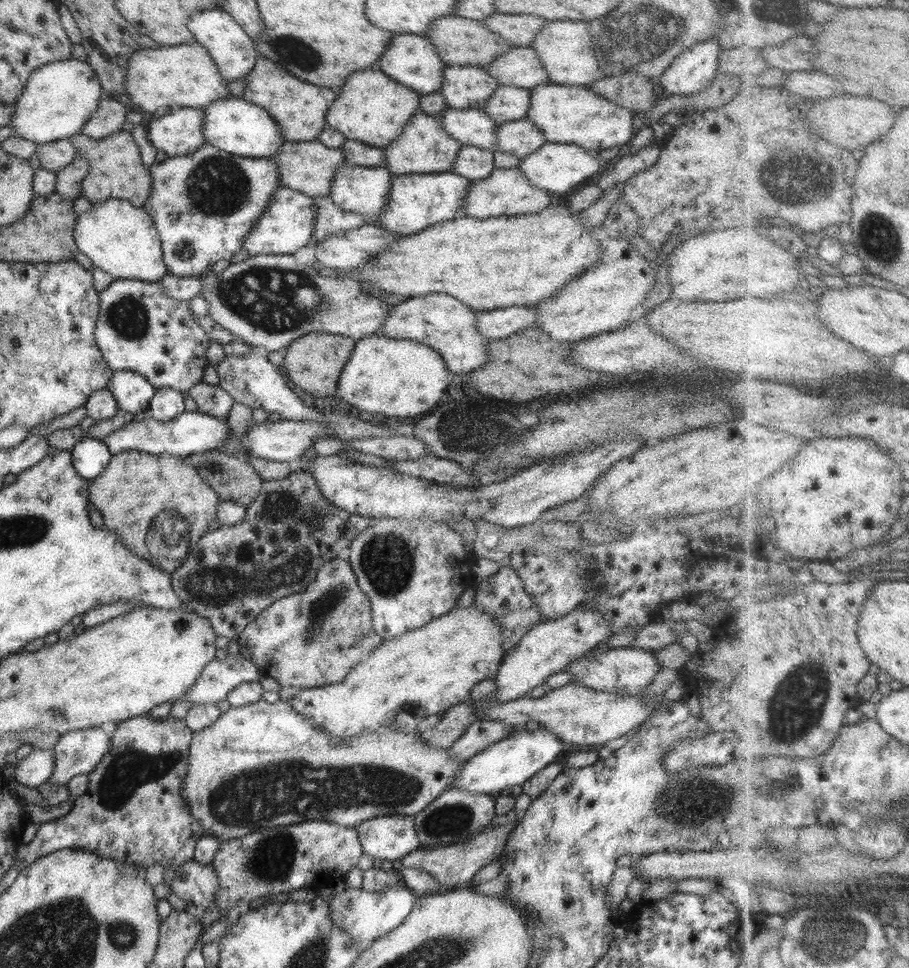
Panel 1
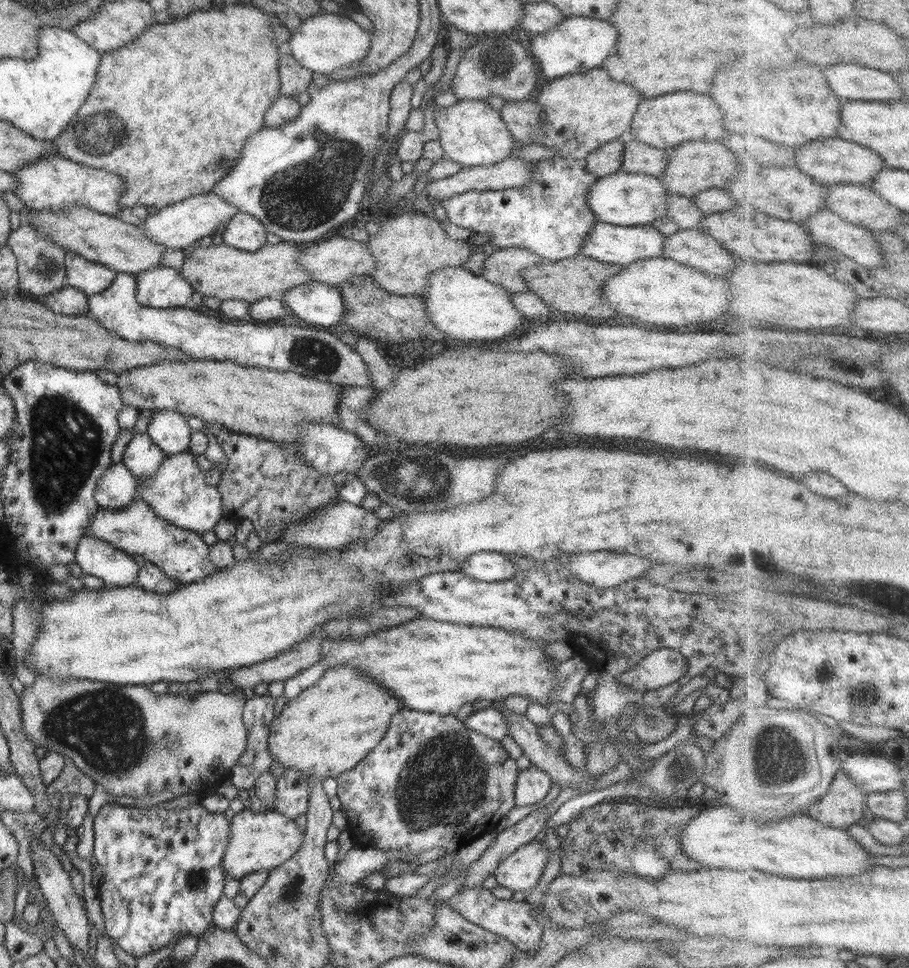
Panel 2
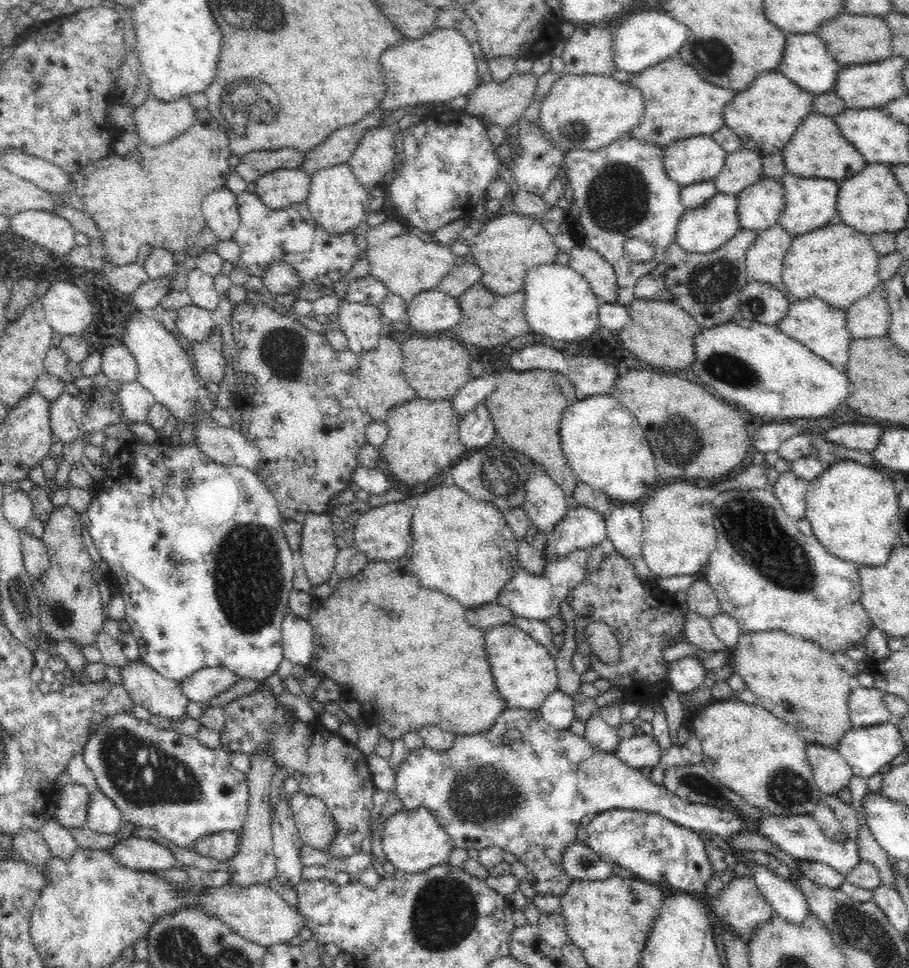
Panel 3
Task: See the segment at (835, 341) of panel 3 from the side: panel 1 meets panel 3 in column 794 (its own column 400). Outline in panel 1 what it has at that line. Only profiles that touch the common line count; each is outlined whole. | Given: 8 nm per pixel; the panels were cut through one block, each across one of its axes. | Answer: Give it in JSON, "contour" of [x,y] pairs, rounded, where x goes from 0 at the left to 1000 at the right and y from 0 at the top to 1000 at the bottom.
{"contour":[[[493,305],[450,307],[430,318],[417,345],[425,349],[449,350],[472,357],[488,371],[495,384],[513,388],[536,373],[536,355],[539,353],[525,342],[523,322],[503,308]]]}

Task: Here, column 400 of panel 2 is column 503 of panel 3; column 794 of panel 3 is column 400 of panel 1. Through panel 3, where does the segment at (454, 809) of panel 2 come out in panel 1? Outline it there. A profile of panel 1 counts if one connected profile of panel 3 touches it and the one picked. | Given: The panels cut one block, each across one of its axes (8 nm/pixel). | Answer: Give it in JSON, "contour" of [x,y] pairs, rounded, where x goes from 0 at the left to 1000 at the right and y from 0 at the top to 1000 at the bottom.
{"contour":[[[418,842],[406,845],[392,854],[400,882],[405,882],[414,888],[422,888],[426,894],[464,875],[458,862],[457,845],[454,843]]]}

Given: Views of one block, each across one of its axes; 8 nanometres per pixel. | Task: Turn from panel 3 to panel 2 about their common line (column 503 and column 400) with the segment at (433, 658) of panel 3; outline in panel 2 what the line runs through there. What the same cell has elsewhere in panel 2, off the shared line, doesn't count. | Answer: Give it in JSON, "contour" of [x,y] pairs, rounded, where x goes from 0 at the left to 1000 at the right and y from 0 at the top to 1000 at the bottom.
{"contour":[[[374,687],[359,692],[343,710],[333,713],[322,723],[315,725],[310,736],[298,746],[295,762],[295,776],[299,785],[312,790],[314,794],[326,794],[334,802],[371,803],[376,798],[389,793],[407,775],[425,759],[429,744],[444,731],[442,722],[438,722],[429,712],[418,708],[407,697],[398,695],[398,691],[387,687]]]}

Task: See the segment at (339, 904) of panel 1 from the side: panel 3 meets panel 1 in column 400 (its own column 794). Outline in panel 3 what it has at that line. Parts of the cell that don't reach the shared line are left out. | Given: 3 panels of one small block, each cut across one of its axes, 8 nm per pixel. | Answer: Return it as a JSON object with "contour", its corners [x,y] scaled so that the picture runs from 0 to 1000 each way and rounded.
{"contour":[[[843,894],[824,895],[828,914],[836,918],[840,928],[849,935],[851,946],[862,948],[880,957],[891,942],[884,924],[872,910],[854,905]]]}

